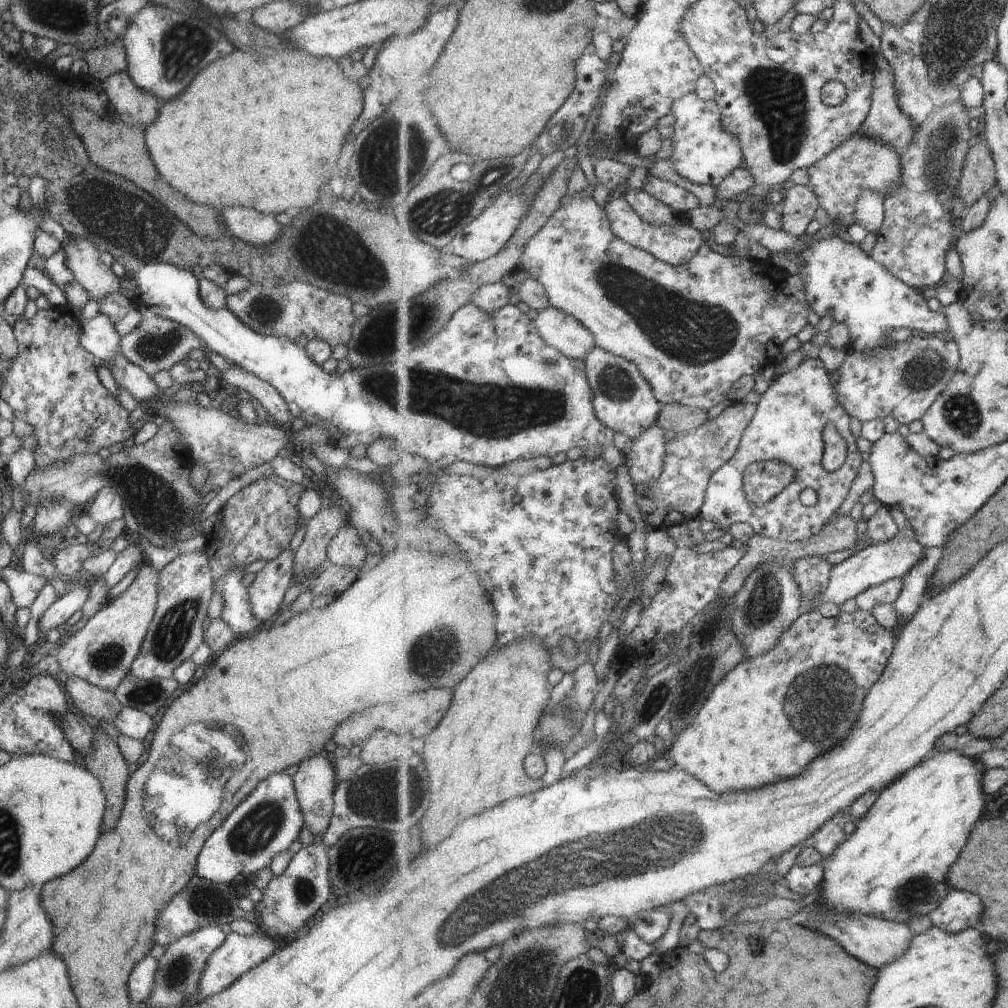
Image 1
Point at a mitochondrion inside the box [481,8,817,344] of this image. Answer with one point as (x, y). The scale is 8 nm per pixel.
(778, 97)

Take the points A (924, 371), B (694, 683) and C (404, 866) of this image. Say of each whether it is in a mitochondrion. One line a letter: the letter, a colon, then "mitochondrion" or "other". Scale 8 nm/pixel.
A: mitochondrion
B: mitochondrion
C: other

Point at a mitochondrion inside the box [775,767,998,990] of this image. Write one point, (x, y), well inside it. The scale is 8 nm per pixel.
(918, 890)

